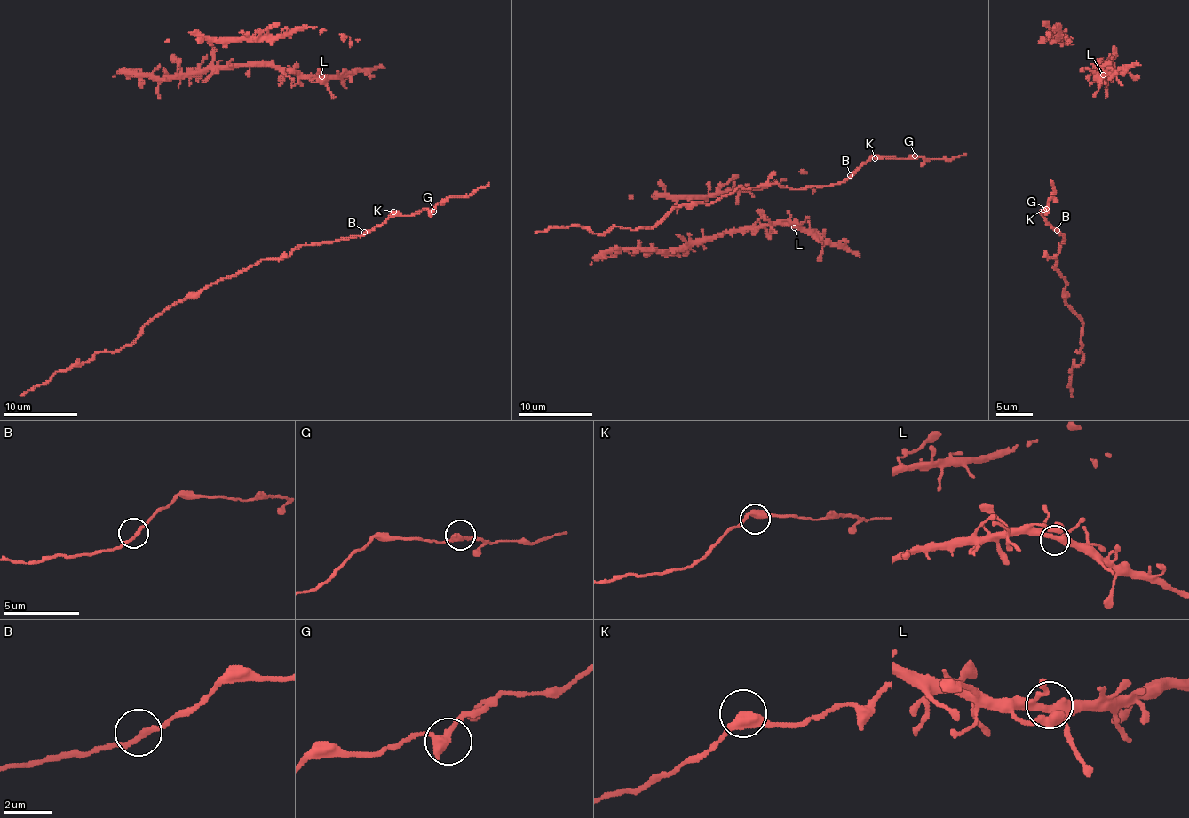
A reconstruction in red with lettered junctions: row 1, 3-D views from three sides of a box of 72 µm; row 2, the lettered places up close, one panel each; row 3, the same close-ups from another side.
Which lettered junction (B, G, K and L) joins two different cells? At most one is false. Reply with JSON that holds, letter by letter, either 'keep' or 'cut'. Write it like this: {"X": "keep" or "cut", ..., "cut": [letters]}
{"B": "keep", "G": "keep", "K": "keep", "L": "keep", "cut": []}

